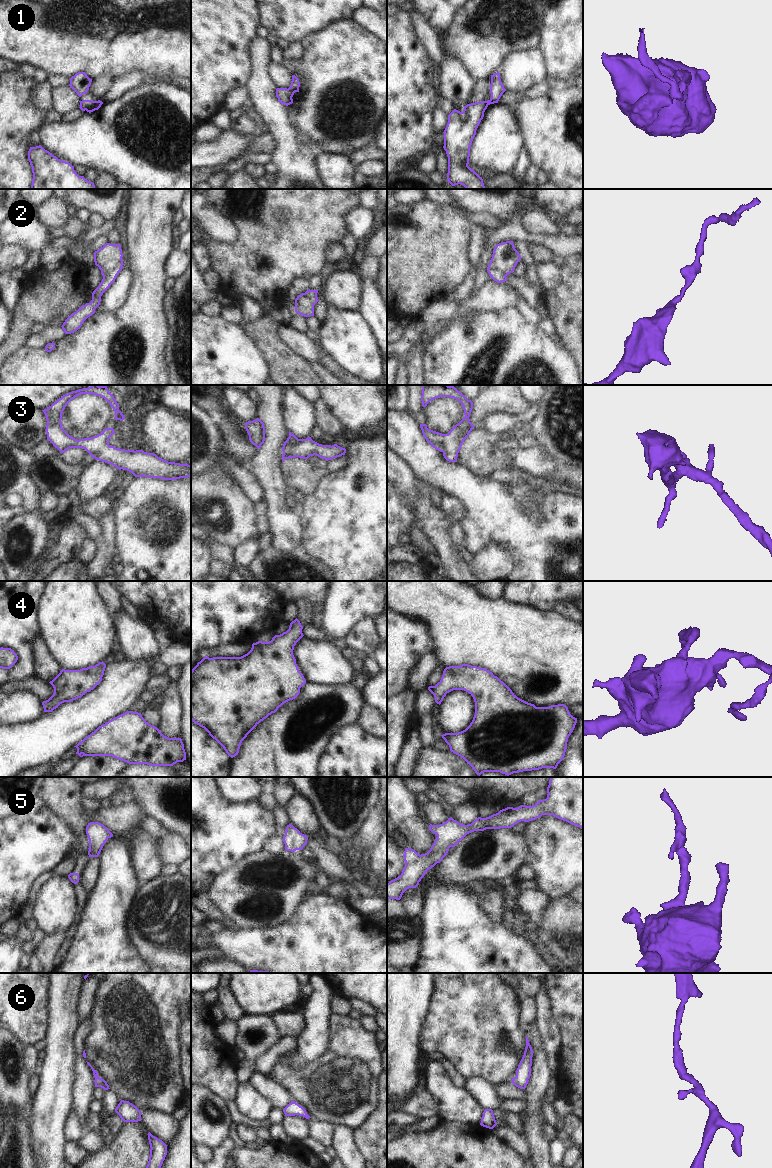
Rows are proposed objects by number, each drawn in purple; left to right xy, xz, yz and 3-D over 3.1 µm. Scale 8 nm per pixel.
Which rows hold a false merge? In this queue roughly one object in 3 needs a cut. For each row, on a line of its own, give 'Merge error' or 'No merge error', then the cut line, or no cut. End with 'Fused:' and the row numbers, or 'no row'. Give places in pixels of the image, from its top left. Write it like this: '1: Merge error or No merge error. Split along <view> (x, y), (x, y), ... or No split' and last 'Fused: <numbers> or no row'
1: Merge error. Split along xy (96, 101), (85, 109)
2: No merge error. No split
3: No merge error. No split
4: No merge error. No split
5: No merge error. No split
6: No merge error. No split
Fused: 1

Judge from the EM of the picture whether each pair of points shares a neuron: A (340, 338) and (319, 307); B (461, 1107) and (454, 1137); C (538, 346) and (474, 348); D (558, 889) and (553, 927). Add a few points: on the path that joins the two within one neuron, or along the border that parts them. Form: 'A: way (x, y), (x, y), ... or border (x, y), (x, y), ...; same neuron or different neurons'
A: border (326, 303), (326, 316), (320, 322); different neurons
B: border (442, 1120), (463, 1121), (479, 1125); different neurons
C: way (522, 345), (510, 333), (500, 330), (490, 334); same neuron
D: border (569, 895), (557, 897), (551, 901); different neurons

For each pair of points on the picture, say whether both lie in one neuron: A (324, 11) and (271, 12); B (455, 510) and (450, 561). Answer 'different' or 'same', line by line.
A: same
B: different

